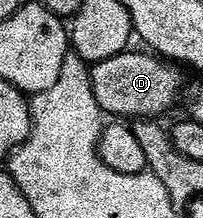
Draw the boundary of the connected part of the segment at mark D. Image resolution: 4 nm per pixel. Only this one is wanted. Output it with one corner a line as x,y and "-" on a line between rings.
127,51
95,64
90,70
92,91
103,114
114,119
162,119
182,89
182,77
173,64
149,52

